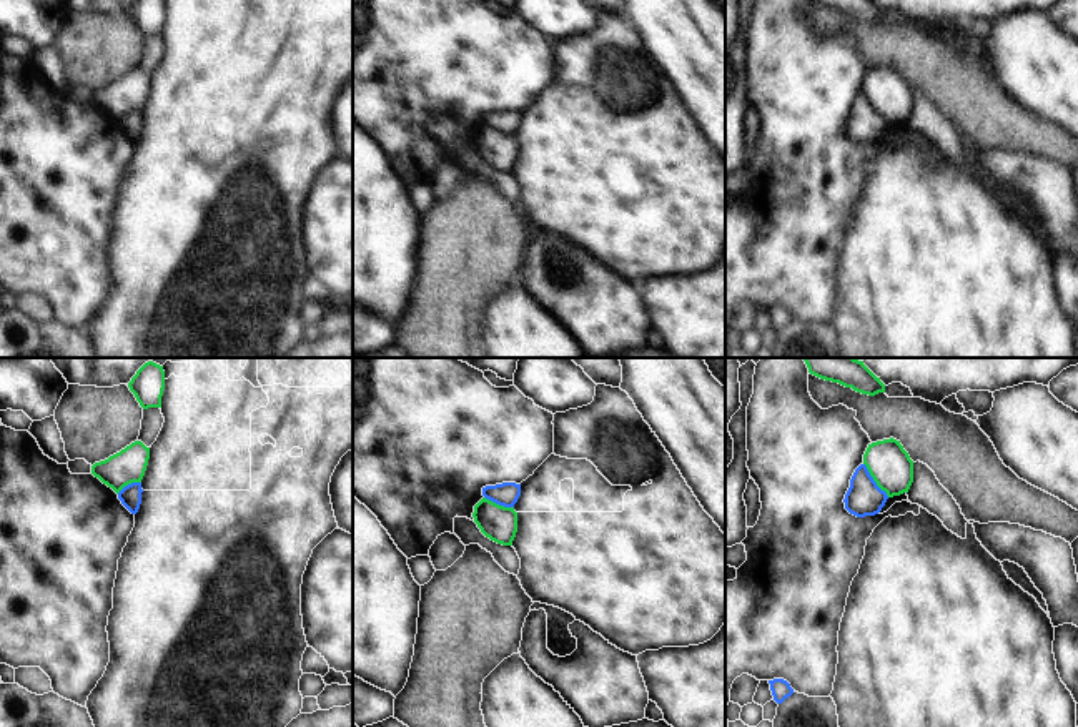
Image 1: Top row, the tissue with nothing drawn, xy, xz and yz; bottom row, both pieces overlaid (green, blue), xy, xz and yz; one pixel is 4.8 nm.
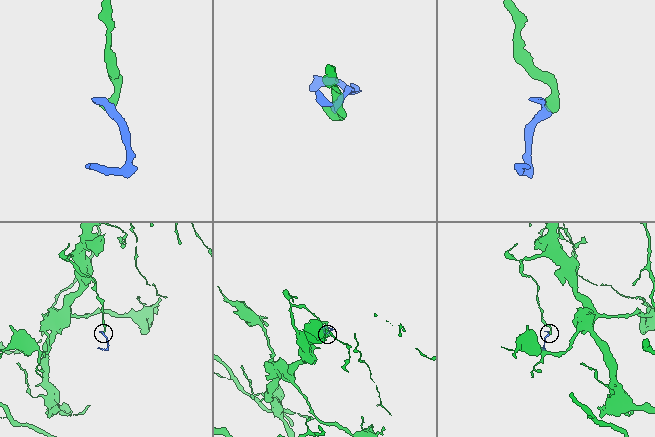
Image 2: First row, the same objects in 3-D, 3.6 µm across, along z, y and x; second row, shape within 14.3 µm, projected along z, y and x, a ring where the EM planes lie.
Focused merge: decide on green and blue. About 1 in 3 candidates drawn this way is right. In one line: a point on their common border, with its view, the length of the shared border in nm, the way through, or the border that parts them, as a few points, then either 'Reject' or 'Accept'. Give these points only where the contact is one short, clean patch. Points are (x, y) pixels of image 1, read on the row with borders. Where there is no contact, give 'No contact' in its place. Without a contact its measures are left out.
Touches green at yz (874, 479). Shared border 200 nm. Boundary: yz (864, 463), (872, 479), (889, 496). Reject

